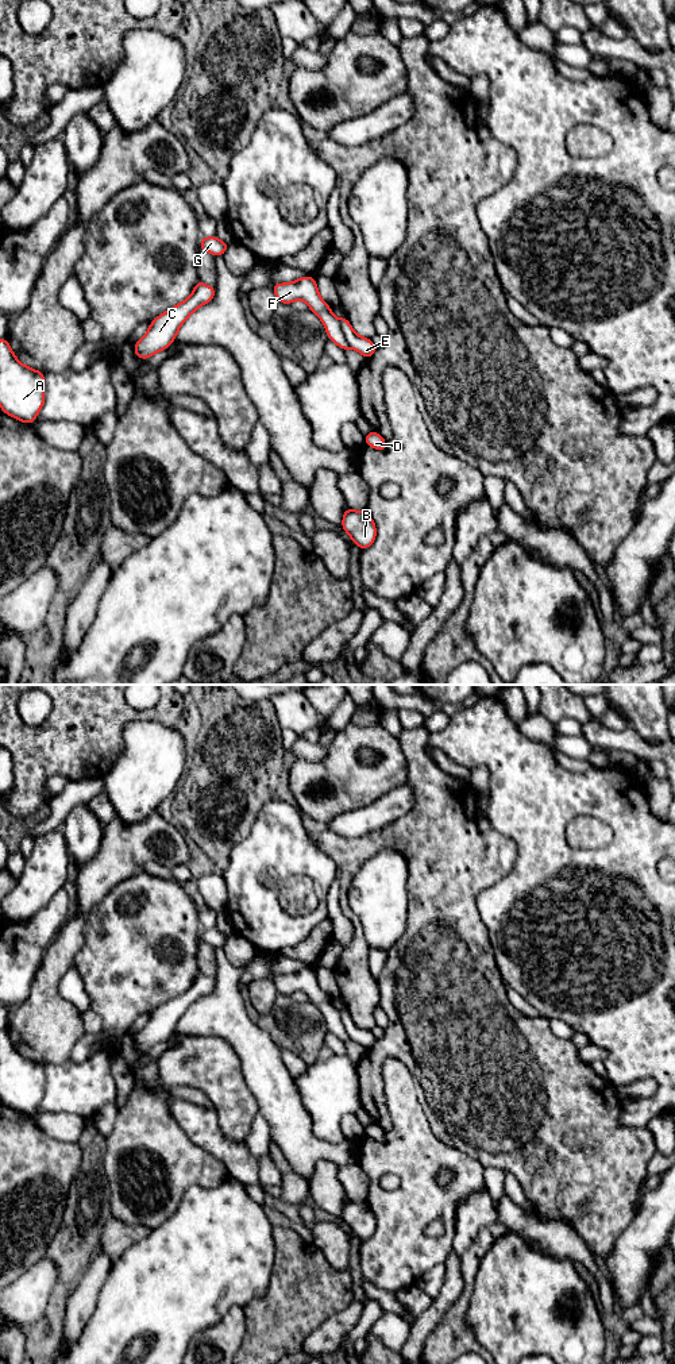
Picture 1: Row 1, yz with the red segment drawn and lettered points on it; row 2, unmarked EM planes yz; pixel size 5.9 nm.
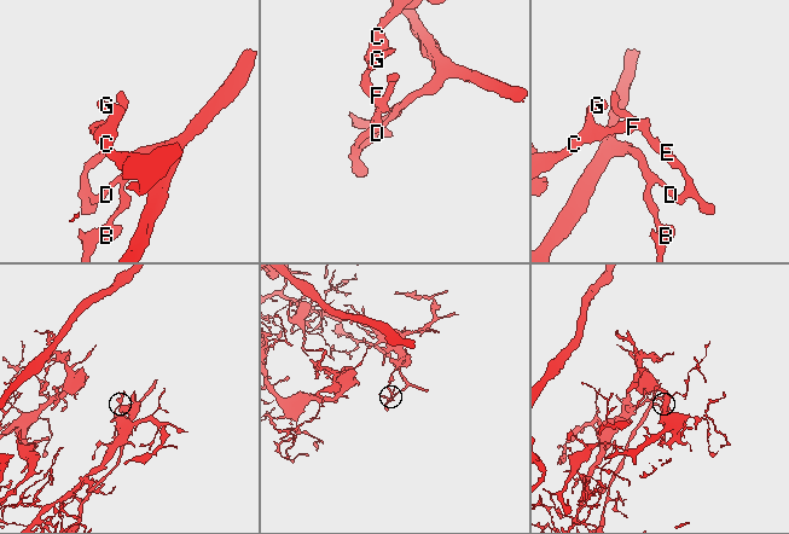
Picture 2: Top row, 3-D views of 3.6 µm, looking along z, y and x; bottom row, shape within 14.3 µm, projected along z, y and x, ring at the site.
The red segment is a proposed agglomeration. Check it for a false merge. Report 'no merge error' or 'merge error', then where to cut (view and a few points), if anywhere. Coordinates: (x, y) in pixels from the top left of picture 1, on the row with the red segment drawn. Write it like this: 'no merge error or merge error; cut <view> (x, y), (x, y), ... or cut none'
merge error; cut yz (339, 320), (343, 335), (350, 346)

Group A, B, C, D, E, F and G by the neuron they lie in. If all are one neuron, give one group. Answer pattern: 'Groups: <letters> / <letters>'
Groups: A C F G / B D E

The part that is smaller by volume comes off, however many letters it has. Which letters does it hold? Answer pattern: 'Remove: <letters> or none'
Remove: B, D, E

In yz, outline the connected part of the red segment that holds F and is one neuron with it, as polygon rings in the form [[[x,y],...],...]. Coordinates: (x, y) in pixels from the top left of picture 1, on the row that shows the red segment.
[[[304,276],[293,282],[271,284],[277,301],[292,304],[296,300],[304,300],[324,324],[328,339],[335,342],[343,351],[350,346],[340,325],[340,320],[333,316],[331,307],[324,303],[317,290],[313,277]]]

